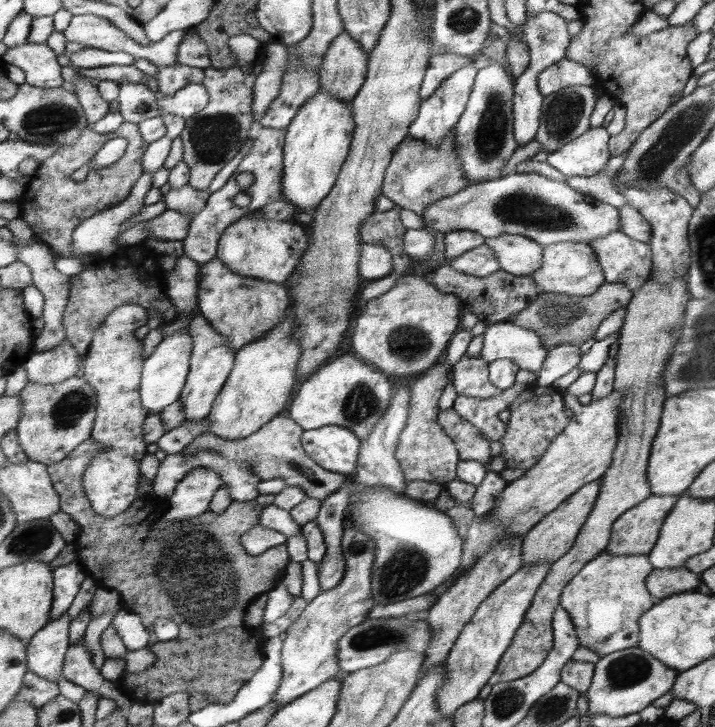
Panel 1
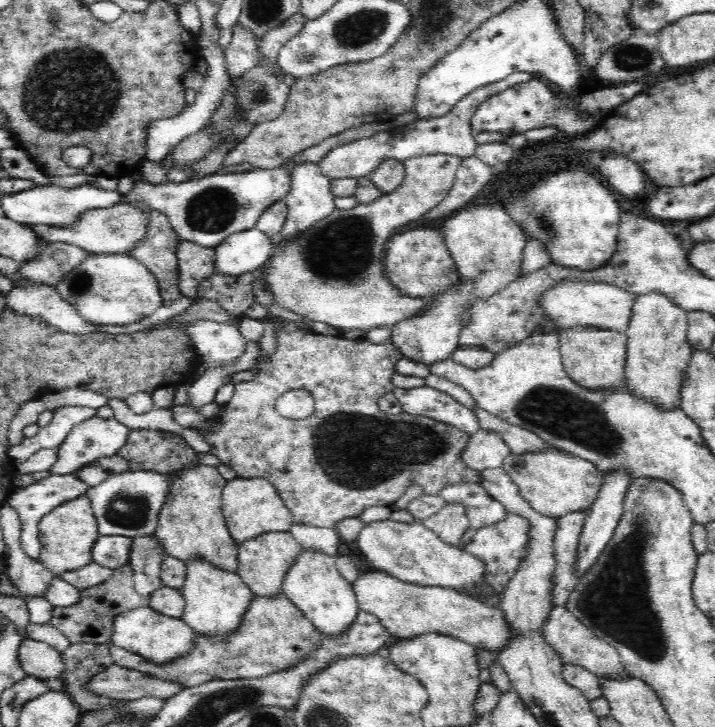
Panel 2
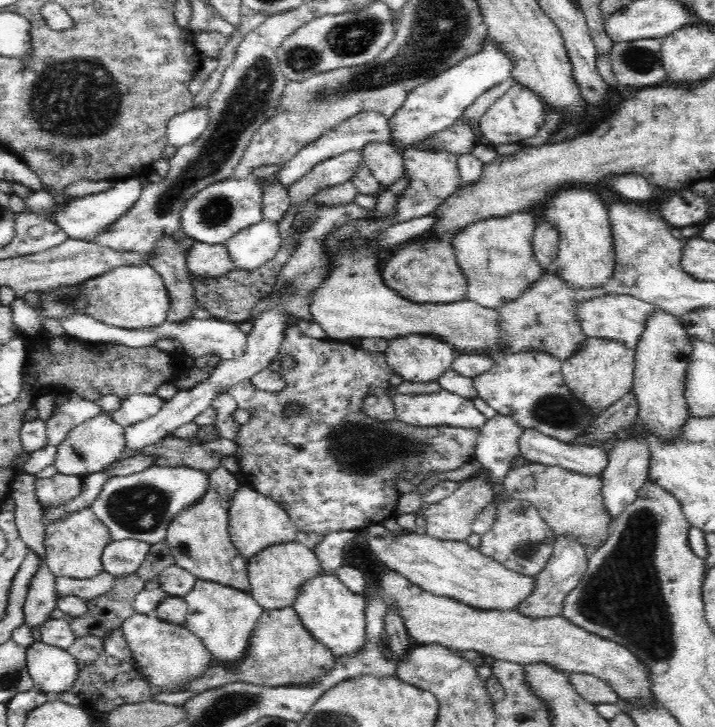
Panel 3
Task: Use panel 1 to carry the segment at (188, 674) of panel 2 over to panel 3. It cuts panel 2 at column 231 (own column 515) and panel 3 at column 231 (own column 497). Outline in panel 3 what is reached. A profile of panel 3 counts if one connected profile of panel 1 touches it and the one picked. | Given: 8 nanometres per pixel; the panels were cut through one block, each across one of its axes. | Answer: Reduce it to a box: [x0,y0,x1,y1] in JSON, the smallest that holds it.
[187,607,334,692]

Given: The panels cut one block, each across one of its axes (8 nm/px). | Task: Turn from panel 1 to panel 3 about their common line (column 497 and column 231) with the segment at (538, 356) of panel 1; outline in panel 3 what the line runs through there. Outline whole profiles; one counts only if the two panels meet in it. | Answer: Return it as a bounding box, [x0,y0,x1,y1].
[61,314,248,359]

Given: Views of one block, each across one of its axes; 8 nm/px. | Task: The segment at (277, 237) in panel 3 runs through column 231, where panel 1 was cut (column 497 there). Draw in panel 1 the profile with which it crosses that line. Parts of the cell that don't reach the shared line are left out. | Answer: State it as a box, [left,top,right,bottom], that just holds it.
[486,234,545,276]

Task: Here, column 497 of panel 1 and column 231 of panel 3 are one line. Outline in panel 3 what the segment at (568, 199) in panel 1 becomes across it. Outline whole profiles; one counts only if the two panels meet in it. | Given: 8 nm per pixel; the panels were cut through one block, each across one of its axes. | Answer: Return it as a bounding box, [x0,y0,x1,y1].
[181,179,263,244]

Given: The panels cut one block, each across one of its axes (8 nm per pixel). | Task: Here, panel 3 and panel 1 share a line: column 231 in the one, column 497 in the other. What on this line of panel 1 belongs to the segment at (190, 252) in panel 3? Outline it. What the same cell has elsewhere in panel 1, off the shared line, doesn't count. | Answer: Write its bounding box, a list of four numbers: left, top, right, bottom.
[448,243,501,278]

